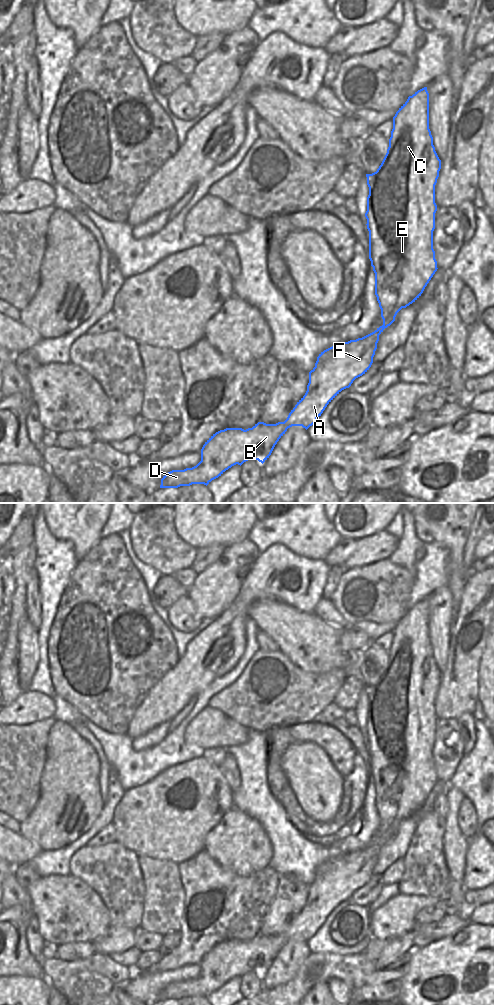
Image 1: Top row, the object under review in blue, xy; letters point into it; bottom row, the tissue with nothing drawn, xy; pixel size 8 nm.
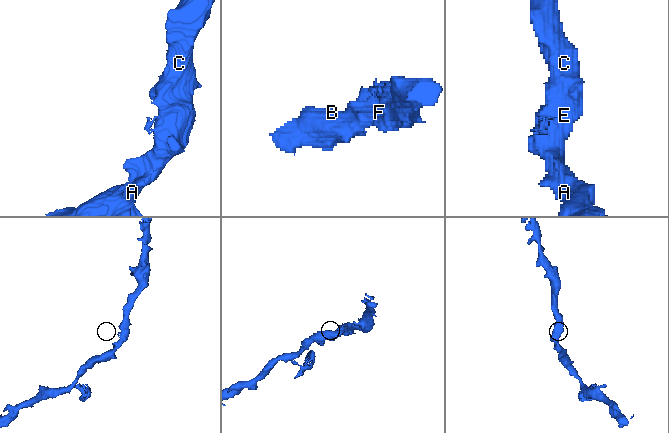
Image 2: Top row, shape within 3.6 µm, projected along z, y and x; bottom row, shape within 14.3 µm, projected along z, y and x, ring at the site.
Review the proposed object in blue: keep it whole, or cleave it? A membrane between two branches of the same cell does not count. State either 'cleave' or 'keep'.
keep

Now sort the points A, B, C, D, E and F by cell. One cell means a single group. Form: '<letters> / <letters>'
A B C D E F

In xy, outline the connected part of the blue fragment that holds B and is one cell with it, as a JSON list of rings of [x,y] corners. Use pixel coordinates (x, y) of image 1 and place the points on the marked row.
[[[424,87],[399,108],[393,117],[393,129],[389,139],[387,153],[377,169],[372,174],[366,174],[369,195],[367,197],[367,229],[369,231],[369,259],[375,273],[375,295],[381,309],[383,325],[374,332],[356,340],[342,342],[319,354],[315,367],[309,372],[309,383],[305,395],[297,402],[284,422],[266,424],[258,422],[252,428],[226,428],[213,434],[201,449],[201,461],[192,468],[172,470],[161,479],[160,488],[178,488],[192,484],[208,485],[221,476],[226,470],[248,460],[258,460],[262,464],[269,458],[279,439],[292,426],[302,426],[306,430],[321,416],[327,405],[344,389],[349,388],[353,381],[365,374],[373,363],[379,335],[394,321],[397,313],[415,302],[423,293],[425,287],[437,271],[437,261],[433,249],[433,231],[435,229],[435,185],[441,169],[439,159],[433,145],[433,137],[429,129],[429,93]]]

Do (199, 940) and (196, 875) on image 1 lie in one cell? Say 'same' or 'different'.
same

